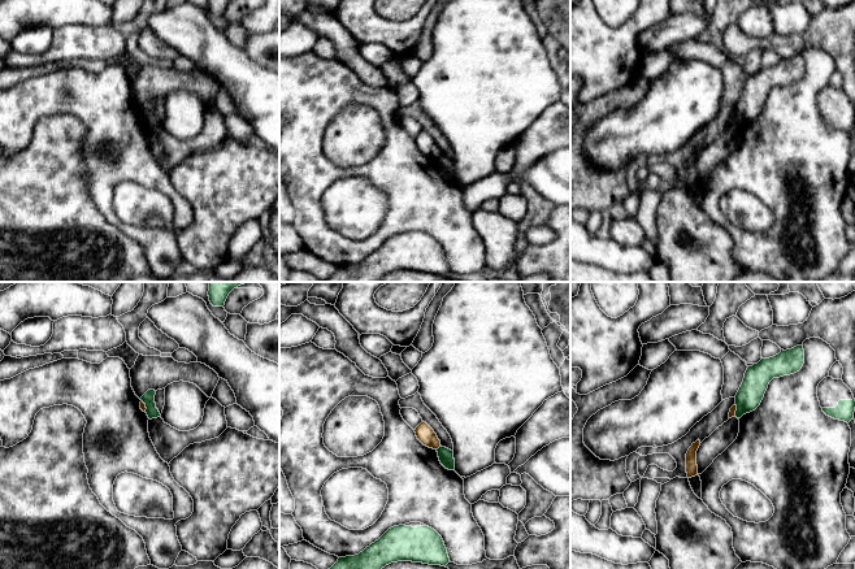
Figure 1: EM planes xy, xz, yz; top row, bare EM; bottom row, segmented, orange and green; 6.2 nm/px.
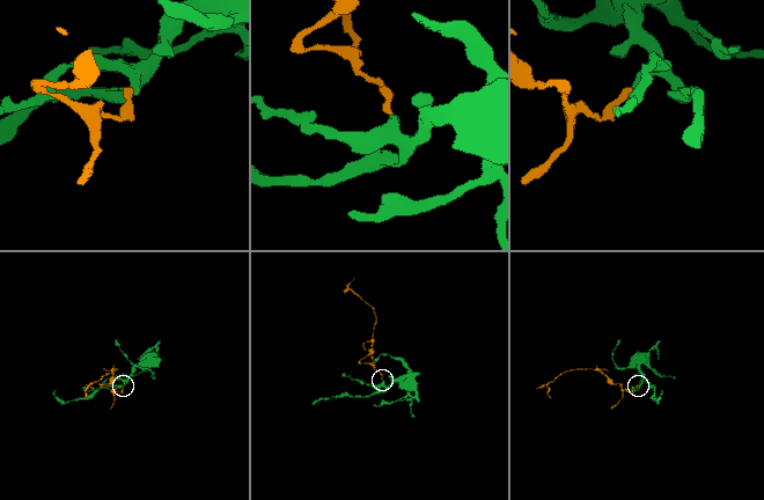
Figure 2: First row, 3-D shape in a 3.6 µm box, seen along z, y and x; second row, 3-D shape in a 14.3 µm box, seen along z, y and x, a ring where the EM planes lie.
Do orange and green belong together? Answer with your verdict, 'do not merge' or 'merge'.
do not merge

